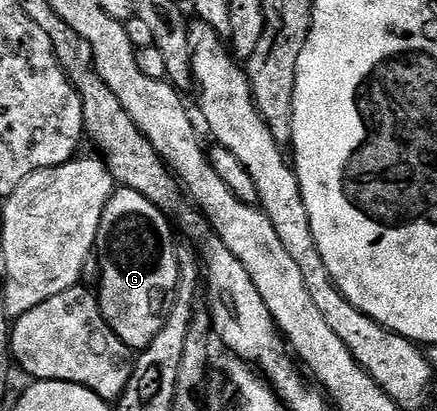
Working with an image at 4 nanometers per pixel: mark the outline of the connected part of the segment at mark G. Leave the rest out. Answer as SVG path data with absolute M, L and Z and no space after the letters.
M115 188L104 207L96 242L100 274L96 292L104 319L131 351L146 349L160 335L170 312L178 289L178 252L173 232L171 218L131 189Z

